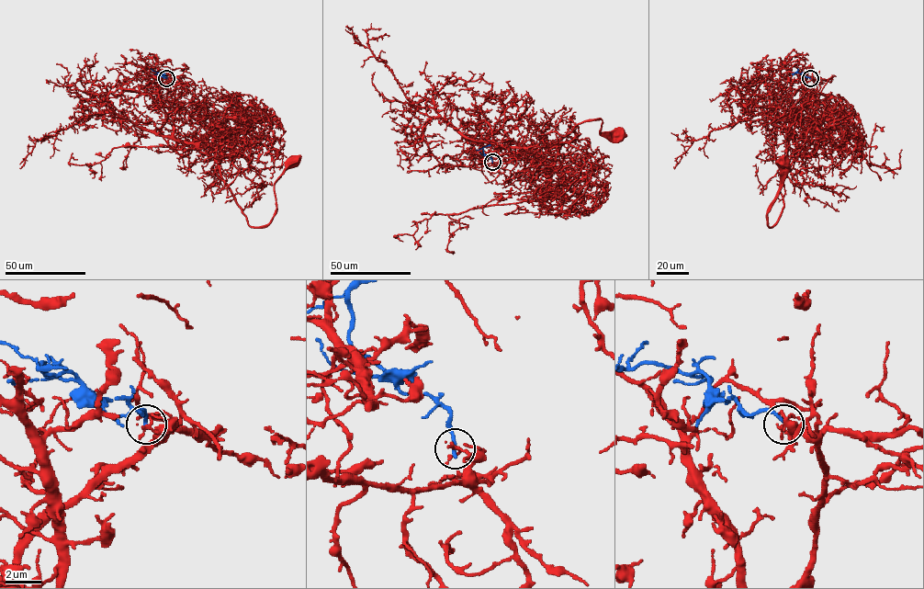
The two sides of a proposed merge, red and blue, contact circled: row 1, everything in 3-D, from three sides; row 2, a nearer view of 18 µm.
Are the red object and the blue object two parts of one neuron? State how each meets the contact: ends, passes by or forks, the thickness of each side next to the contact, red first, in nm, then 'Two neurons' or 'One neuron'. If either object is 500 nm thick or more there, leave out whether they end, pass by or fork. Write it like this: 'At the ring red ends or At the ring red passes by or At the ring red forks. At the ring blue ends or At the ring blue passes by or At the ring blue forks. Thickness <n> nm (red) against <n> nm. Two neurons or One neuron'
At the ring red passes by. At the ring blue ends. Thickness 160 nm (red) against 240 nm. Two neurons

